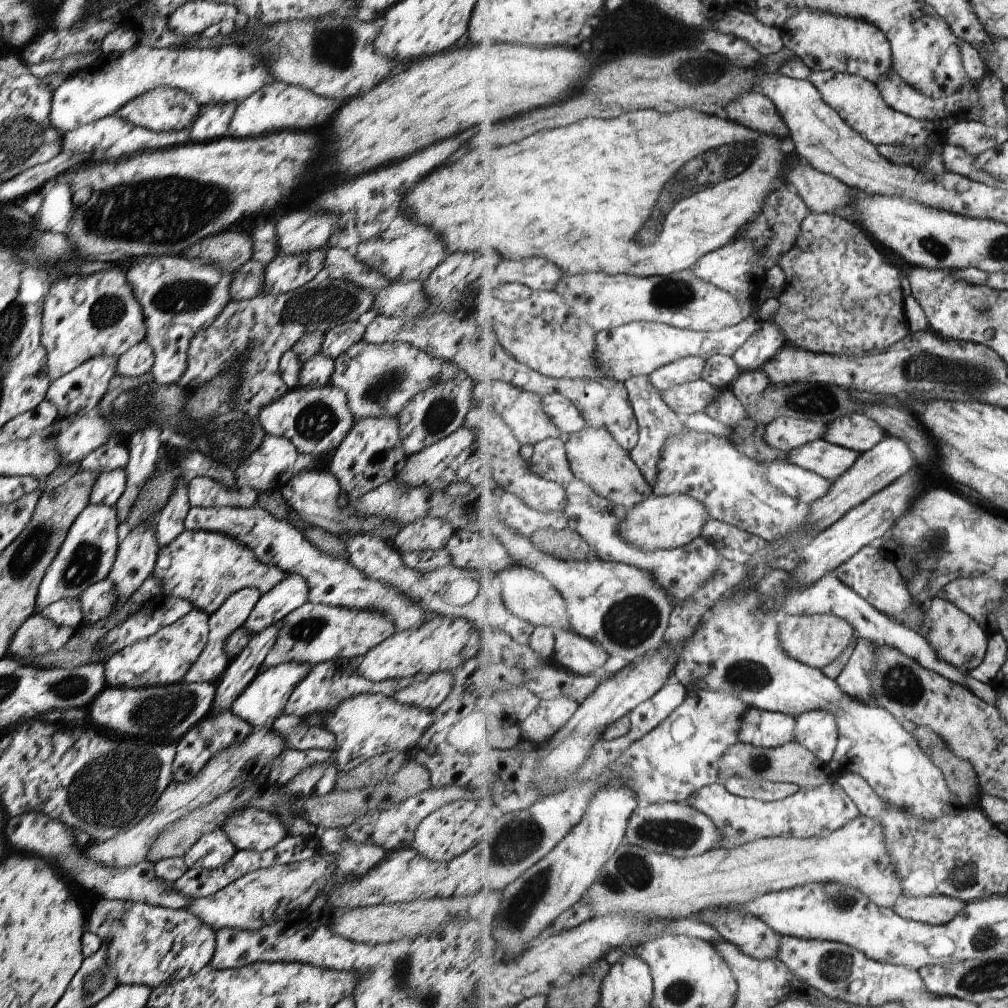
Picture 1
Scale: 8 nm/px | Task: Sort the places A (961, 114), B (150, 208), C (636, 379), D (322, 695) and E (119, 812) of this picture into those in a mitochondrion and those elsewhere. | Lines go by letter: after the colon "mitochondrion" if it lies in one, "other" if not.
A: other
B: mitochondrion
C: other
D: other
E: mitochondrion

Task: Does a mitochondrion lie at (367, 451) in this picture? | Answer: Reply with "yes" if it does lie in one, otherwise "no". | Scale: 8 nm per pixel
no

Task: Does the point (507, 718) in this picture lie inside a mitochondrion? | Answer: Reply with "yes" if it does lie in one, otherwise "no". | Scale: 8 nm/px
no

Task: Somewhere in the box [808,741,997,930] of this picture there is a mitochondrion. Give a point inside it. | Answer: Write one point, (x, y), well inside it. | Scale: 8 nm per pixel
(962, 876)

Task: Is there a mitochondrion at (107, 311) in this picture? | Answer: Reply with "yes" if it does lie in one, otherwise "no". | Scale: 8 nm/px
yes

